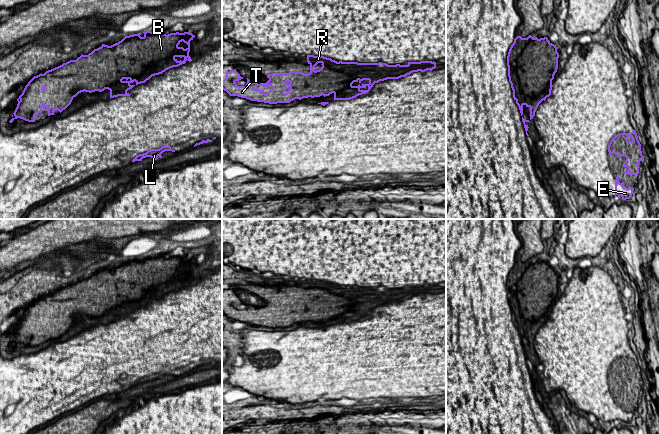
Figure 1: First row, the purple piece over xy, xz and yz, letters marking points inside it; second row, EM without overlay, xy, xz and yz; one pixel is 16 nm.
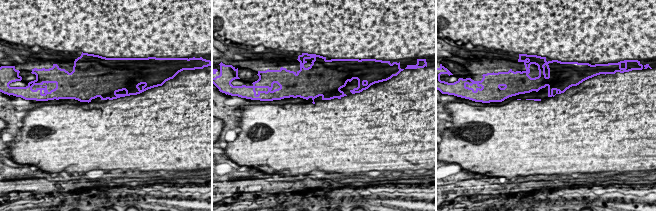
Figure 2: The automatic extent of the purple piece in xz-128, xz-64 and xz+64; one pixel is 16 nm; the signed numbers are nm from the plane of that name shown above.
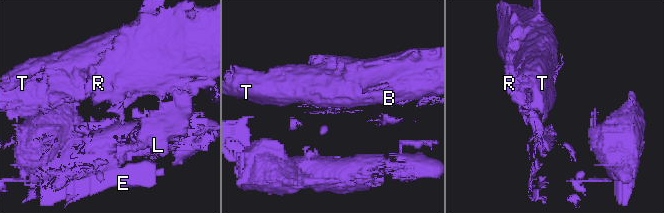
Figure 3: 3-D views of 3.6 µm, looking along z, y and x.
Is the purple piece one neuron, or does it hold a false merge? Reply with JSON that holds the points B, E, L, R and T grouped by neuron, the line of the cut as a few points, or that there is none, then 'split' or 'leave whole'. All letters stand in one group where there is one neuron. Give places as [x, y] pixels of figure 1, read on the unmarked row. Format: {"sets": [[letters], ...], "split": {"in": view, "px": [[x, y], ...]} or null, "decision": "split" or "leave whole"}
{"sets": [["B", "R", "T"], ["E", "L"]], "split": {"in": "xz", "px": [[409, 288], [409, 293], [400, 300]]}, "decision": "split"}

